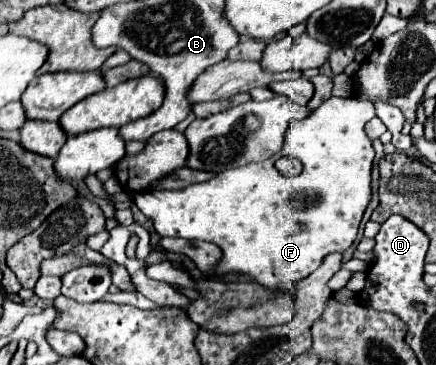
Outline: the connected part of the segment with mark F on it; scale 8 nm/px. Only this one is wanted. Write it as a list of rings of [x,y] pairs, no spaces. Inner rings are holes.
[[[331,97],[327,99],[321,107],[317,107],[309,117],[301,119],[301,121],[291,121],[289,123],[289,129],[285,133],[285,145],[283,149],[271,157],[271,159],[265,159],[261,163],[249,163],[245,167],[237,167],[237,169],[225,169],[225,171],[219,171],[215,177],[211,177],[209,181],[203,181],[203,183],[197,183],[197,185],[189,185],[185,189],[177,189],[177,191],[145,191],[145,193],[139,193],[135,197],[135,205],[155,223],[155,231],[161,235],[161,237],[183,237],[183,239],[199,239],[199,241],[211,241],[215,245],[221,247],[223,251],[223,259],[221,263],[217,265],[215,273],[223,275],[223,273],[247,273],[253,277],[253,281],[269,287],[269,289],[283,289],[287,295],[277,295],[277,299],[269,301],[267,305],[257,305],[253,309],[233,309],[233,311],[227,311],[225,315],[213,319],[207,329],[209,331],[217,331],[217,333],[237,333],[237,331],[243,331],[243,329],[249,329],[253,325],[281,325],[285,321],[289,321],[293,317],[293,299],[291,299],[291,293],[293,293],[293,285],[295,281],[307,277],[309,273],[313,273],[313,269],[317,269],[317,265],[321,265],[323,257],[327,253],[333,253],[333,251],[339,251],[343,253],[357,237],[357,229],[359,229],[359,223],[361,223],[361,217],[367,209],[367,203],[371,199],[371,165],[373,165],[373,157],[375,157],[375,151],[373,151],[373,145],[371,145],[371,139],[365,135],[363,131],[363,125],[375,117],[375,105],[371,101],[357,101],[355,97]],[[283,155],[289,155],[289,157],[297,157],[301,163],[303,163],[303,171],[297,175],[297,177],[283,177],[277,169],[275,169],[275,161]],[[299,223],[305,223],[307,227],[305,229],[299,229]]]

